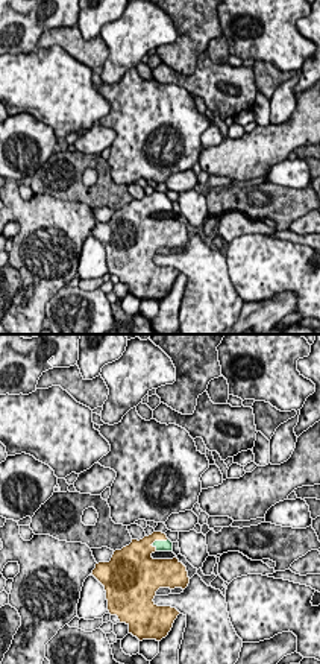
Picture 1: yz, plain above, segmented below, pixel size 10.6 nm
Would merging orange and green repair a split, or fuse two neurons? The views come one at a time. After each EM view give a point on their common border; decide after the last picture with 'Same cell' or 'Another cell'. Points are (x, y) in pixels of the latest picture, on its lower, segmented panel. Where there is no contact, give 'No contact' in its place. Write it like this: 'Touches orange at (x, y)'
Touches orange at (158, 540)

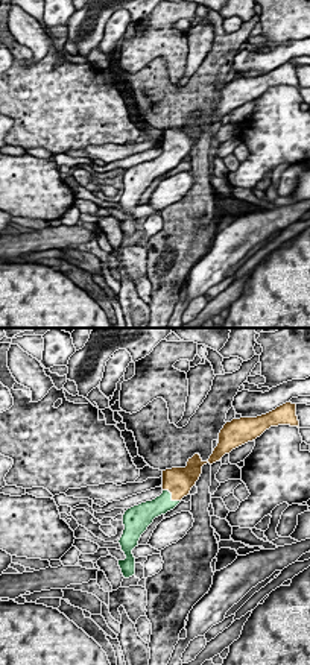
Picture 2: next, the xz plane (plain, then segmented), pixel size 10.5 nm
Touches orange at (172, 497)

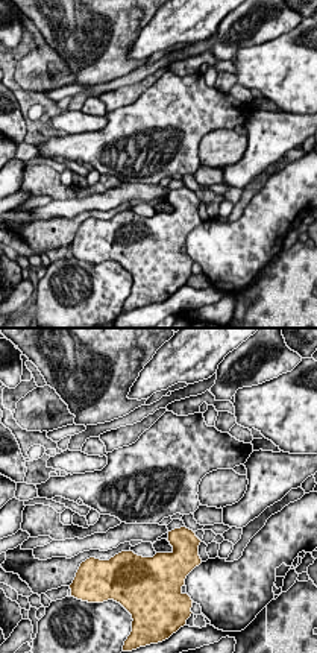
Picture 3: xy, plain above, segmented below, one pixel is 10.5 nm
No contact

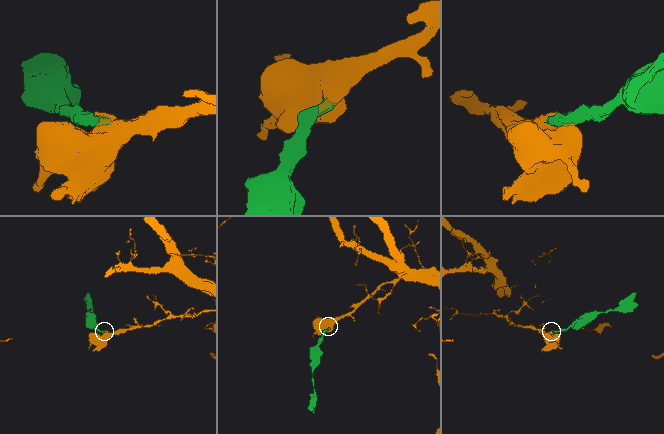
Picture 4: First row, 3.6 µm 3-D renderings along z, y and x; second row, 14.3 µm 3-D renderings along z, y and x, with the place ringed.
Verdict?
Same cell

